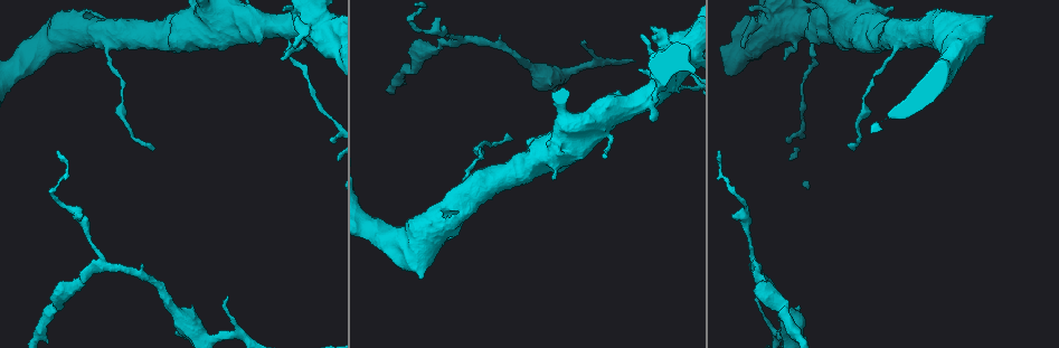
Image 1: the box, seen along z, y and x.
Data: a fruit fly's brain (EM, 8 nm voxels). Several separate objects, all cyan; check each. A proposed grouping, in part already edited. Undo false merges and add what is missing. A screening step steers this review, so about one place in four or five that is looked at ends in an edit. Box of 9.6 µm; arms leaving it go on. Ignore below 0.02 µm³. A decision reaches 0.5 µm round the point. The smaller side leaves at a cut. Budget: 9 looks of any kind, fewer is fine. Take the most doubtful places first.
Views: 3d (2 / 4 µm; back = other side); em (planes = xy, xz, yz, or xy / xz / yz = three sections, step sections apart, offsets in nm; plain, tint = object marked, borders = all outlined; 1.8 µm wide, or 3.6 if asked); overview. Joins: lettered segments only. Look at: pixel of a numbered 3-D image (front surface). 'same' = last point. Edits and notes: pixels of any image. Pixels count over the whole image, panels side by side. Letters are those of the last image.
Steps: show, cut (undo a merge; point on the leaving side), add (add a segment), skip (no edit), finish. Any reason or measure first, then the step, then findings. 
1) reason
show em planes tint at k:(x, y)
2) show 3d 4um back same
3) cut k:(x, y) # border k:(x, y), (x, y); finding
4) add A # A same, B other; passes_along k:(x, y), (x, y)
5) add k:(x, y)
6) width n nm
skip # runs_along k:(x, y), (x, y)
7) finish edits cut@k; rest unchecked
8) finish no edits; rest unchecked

sudden change in width
show 3d 4um at 1:(315, 26)

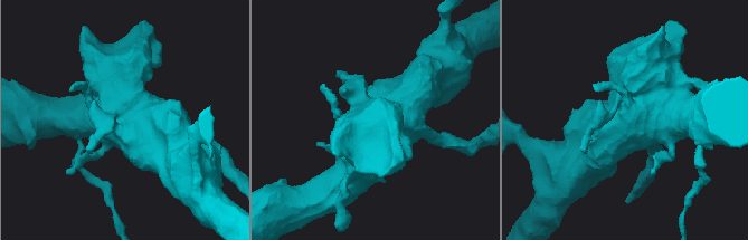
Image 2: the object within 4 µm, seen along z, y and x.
show em 3.6um planes borders at 2:(643, 123)

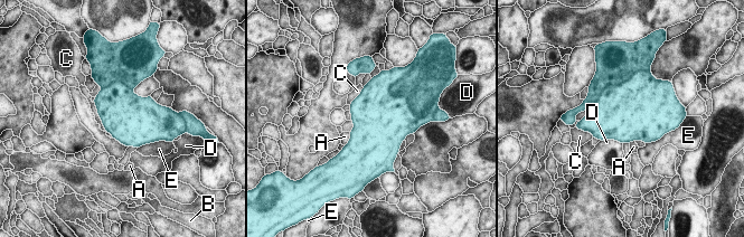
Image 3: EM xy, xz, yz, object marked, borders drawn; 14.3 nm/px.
cut 3:(612, 69) # A other, B other, C other, D other, E other; border 3:(625, 81), (608, 85), (595, 102); a second cell is stuck on

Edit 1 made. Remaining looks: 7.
show overview

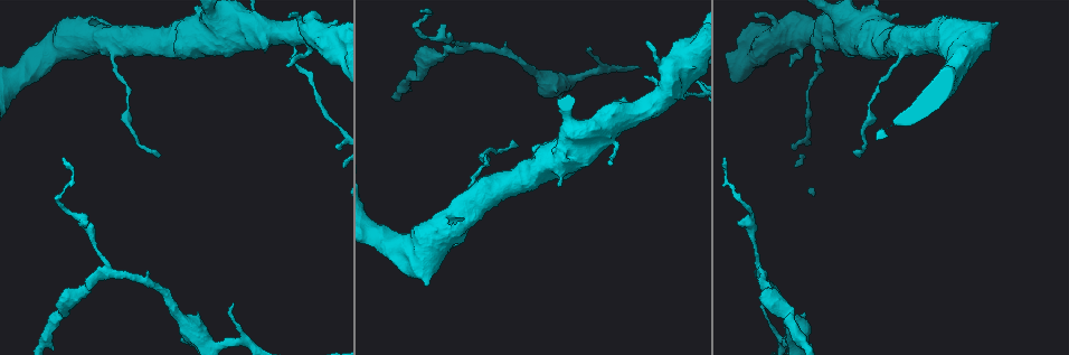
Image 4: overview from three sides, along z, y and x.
an open end
show em planes plain at 4:(426, 284)

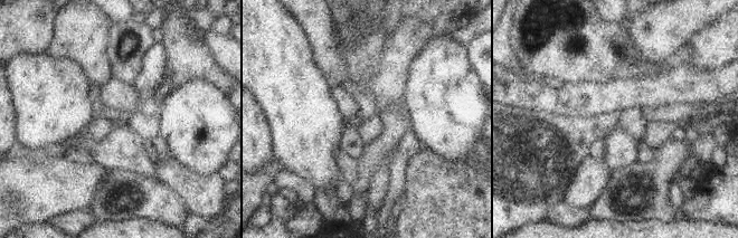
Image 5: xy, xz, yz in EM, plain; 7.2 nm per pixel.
see the neighbours
show em planes borders same

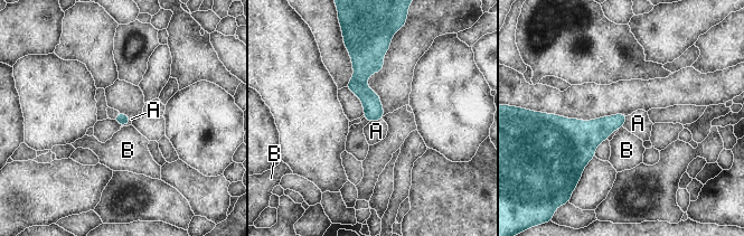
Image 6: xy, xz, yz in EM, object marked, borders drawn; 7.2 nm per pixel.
skip # A other, B other; runs_along 6:(367, 52), (361, 91), (372, 119); no lettered segment goes on from it

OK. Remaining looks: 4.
sharp bend
show em 3.6um planes tint at 4:(614, 139)

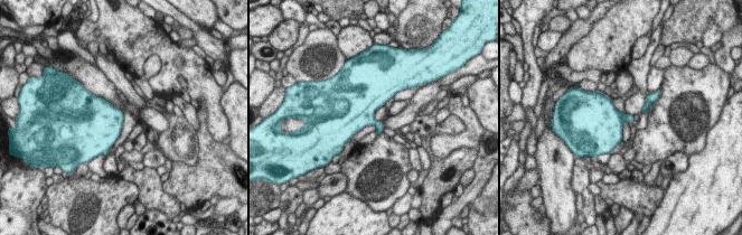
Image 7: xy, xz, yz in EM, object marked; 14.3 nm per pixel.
what lies round it
show em 3.6um planes borders same

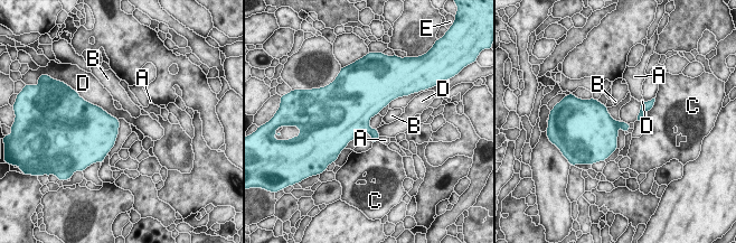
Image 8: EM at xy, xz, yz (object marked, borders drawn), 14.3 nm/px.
skip # A other, B other, C other, D other, E other; border 8:(88, 101), (118, 119); one cell here

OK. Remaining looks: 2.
three-way junction
show 3d 4um at 4:(111, 271)

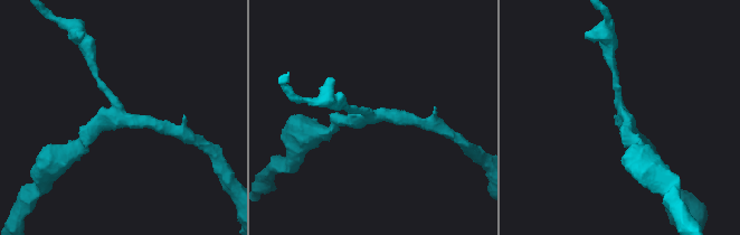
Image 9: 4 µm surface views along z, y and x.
arms 3; shape alone is not enough
show em planes borders at 9:(369, 116)

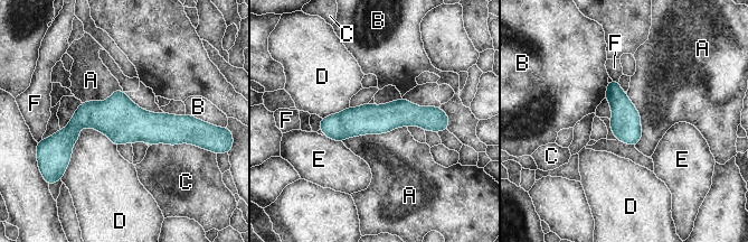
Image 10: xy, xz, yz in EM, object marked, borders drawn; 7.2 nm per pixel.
longest_contact A 480 nm
skip # A other, B other, C other, D other, E other, F other; runs_along 10:(191, 124), (81, 120), (59, 136); continuous, no second cell

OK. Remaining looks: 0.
finish edits cut@3; rest unchecked

